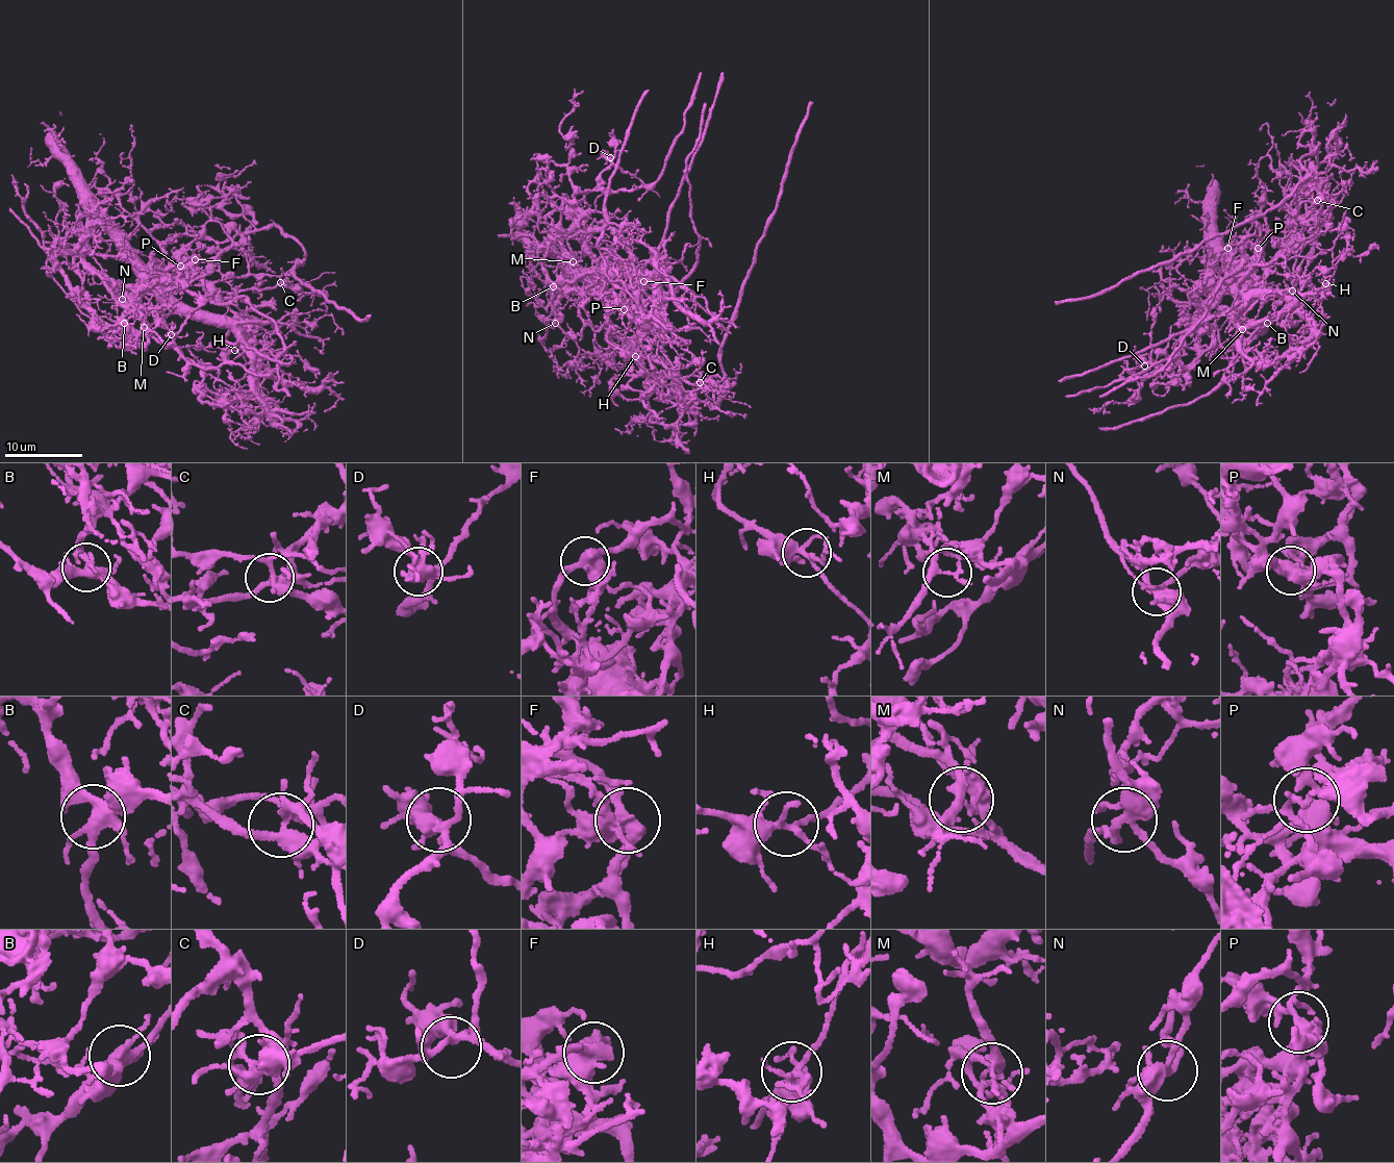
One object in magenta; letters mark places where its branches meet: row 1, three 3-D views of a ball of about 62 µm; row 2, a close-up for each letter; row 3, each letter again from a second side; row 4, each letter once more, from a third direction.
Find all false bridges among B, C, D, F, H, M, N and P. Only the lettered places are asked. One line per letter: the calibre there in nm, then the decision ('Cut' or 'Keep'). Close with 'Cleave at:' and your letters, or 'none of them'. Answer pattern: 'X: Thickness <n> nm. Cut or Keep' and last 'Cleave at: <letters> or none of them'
B: Thickness 360 nm. Keep
C: Thickness 320 nm. Cut
D: Thickness 200 nm. Keep
F: Thickness 460 nm. Cut
H: Thickness 300 nm. Keep
M: Thickness 220 nm. Cut
N: Thickness 320 nm. Keep
P: Thickness 360 nm. Keep
Cleave at: C, F, M

